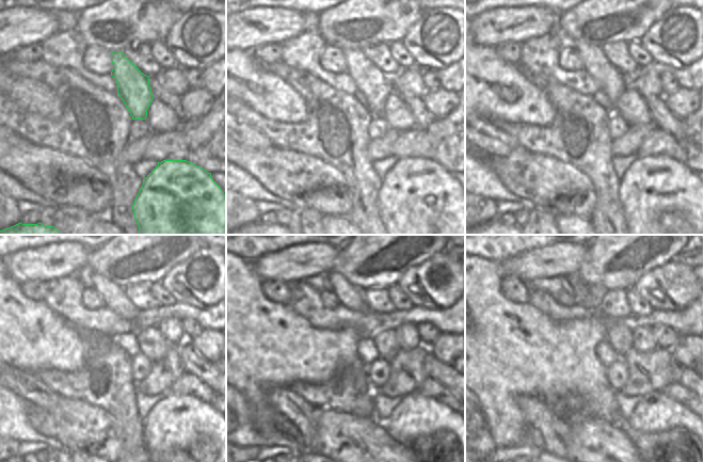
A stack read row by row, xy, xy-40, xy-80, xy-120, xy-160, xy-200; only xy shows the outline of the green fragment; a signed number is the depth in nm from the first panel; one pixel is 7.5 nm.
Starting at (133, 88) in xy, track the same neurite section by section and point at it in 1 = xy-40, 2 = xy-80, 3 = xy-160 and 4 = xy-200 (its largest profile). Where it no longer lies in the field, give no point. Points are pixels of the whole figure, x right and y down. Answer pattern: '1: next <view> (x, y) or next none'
1: next xy-40 (376, 86)
2: next xy-80 (611, 82)
3: next xy-160 (349, 296)
4: next xy-200 (580, 288)

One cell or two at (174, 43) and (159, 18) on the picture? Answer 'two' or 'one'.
two

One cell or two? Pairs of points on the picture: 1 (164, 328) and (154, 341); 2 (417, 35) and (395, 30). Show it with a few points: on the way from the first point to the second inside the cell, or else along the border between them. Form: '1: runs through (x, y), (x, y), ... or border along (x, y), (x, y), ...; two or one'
1: border along (155, 327), (171, 346); two
2: border along (421, 13), (401, 41); two

